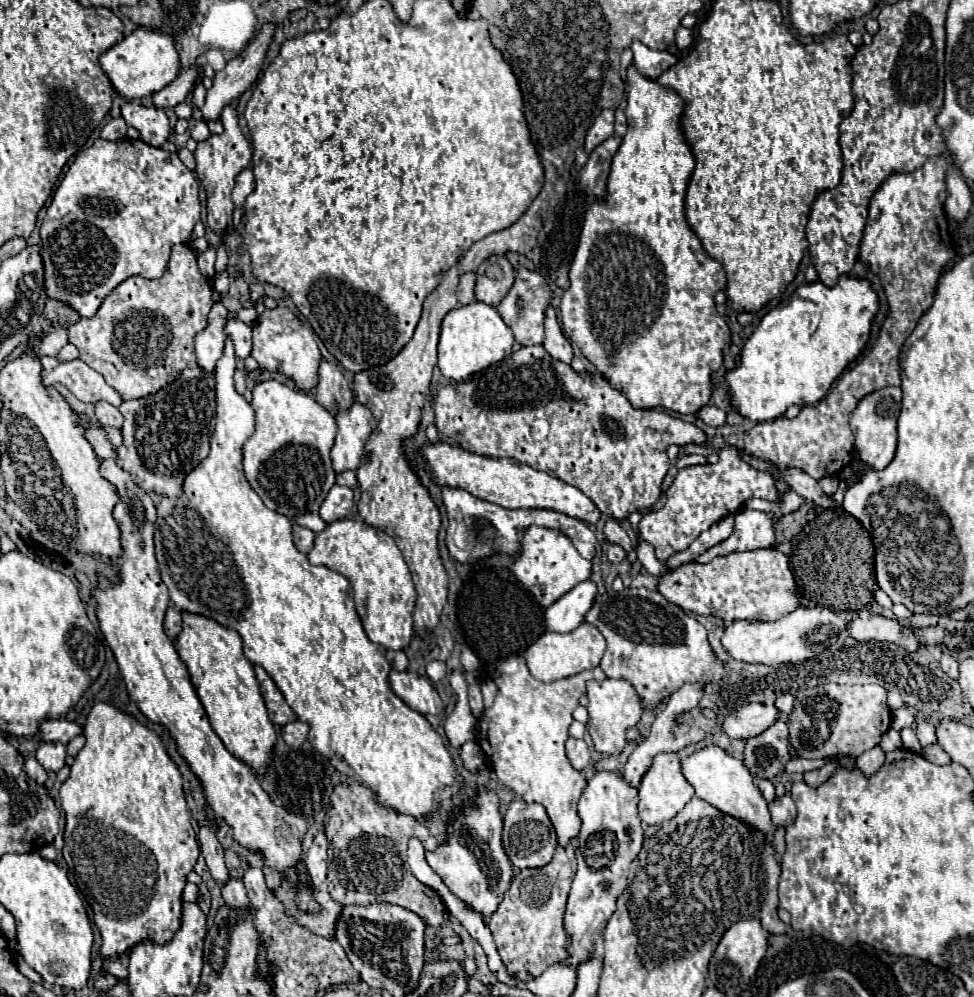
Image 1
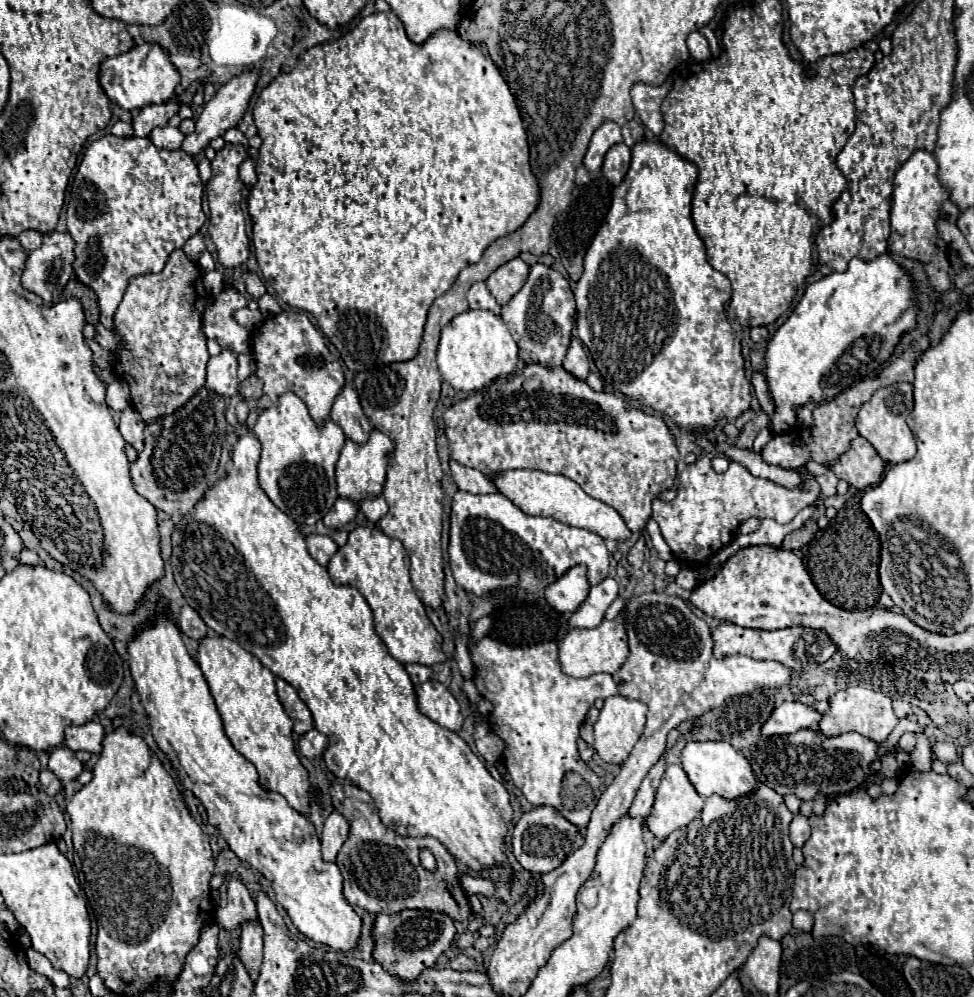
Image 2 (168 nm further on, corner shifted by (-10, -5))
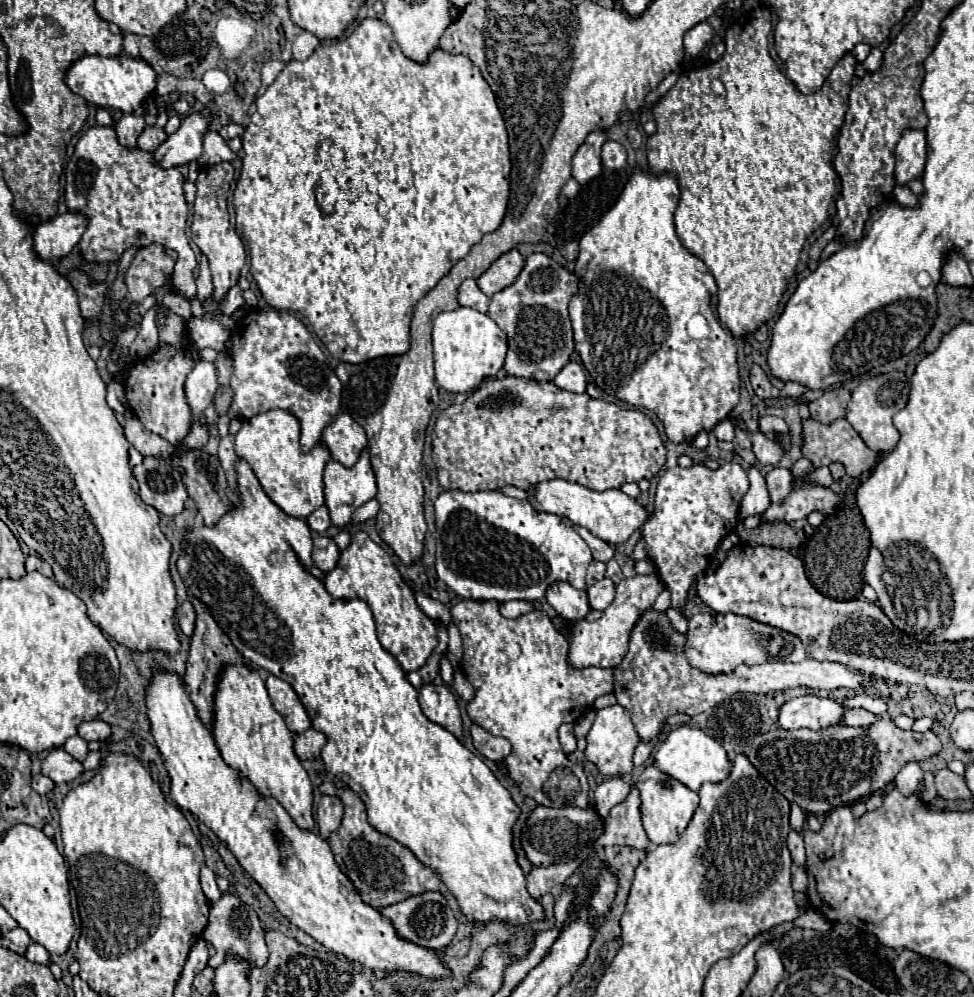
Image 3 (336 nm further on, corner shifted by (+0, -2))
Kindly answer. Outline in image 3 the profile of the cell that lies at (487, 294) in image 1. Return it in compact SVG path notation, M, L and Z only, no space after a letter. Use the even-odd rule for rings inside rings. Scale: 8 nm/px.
M514 248L506 254L502 254L480 278L478 278L478 286L480 290L490 298L496 292L508 288L510 284L514 284L514 280L518 278L522 266L524 266L526 258Z

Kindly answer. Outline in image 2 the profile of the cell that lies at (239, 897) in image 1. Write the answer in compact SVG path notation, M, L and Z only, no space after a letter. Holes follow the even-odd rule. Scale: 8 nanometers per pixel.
M244 921L242 923L242 933L240 933L240 947L238 955L246 963L252 979L256 979L260 963L262 963L262 925L256 921Z

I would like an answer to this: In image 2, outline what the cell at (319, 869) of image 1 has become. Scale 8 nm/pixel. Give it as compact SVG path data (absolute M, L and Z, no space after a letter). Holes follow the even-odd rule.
M334 811L324 821L324 831L322 831L322 837L320 837L322 859L326 863L334 863L336 861L336 855L338 855L342 843L346 841L346 837L348 837L348 823L340 813Z

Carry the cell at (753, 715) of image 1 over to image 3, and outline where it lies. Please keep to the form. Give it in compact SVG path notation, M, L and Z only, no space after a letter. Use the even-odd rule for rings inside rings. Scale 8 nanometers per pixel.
M806 694L800 698L792 698L782 706L778 726L786 730L796 728L824 730L828 726L840 724L844 710L846 708L834 698L820 698L814 694Z

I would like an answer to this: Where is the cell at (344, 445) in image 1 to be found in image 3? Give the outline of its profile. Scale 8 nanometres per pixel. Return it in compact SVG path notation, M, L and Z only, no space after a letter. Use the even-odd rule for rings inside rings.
M368 450L362 452L352 468L330 460L324 470L324 494L332 526L344 528L350 522L352 512L376 496L376 478Z

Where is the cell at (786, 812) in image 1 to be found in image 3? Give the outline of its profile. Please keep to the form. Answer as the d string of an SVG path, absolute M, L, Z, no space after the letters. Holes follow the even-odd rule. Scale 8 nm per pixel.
M790 832L788 834L788 850L792 854L792 860L796 866L800 866L802 870L806 870L806 852L804 852L804 840L798 832Z

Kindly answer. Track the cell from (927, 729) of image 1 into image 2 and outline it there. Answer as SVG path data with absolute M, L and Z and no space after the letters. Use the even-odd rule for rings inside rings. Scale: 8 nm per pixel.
M938 741L938 743L934 743L932 753L934 753L940 761L944 761L946 765L952 763L952 761L958 761L958 749L956 749L956 745L950 743L950 741Z

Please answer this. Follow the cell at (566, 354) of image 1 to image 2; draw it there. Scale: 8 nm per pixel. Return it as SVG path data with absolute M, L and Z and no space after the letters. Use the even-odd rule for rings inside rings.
M572 339L570 341L570 347L568 347L568 353L564 357L564 369L572 375L576 375L578 379L586 379L588 375L588 357L584 353L584 347L580 345L578 339Z

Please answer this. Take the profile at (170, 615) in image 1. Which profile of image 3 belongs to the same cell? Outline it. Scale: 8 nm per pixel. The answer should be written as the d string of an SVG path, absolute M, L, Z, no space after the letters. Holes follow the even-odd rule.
M186 600L184 604L178 606L178 610L176 610L176 618L178 618L178 626L180 626L180 630L182 630L186 636L190 636L192 630L194 630L196 614L194 614L194 606L192 606L188 600Z

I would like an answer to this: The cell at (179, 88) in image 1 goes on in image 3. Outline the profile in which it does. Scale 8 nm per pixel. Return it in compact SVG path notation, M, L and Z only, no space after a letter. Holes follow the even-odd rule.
M124 114L116 124L114 124L118 142L126 148L136 148L136 140L140 136L140 132L144 130L144 120L140 116L132 116L132 114Z

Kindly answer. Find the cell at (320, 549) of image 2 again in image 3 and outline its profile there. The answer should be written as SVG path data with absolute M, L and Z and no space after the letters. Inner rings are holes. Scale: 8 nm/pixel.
M330 536L314 538L314 562L320 570L330 572L338 564L338 558L340 558L340 550Z

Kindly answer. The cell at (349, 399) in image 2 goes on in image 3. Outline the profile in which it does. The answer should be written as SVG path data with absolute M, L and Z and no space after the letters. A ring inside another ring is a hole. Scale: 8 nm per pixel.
M338 414L338 418L328 424L322 436L322 444L328 448L332 460L348 468L358 462L362 450L368 446L364 428L346 414Z

